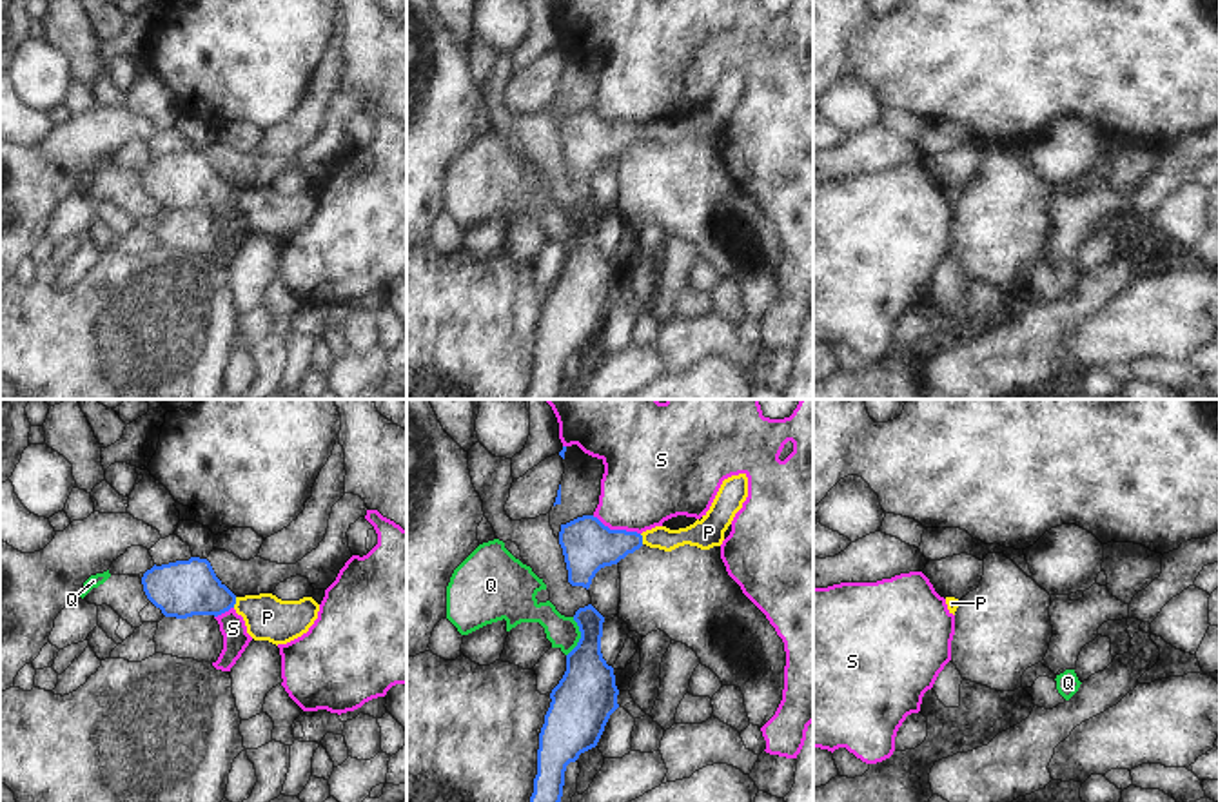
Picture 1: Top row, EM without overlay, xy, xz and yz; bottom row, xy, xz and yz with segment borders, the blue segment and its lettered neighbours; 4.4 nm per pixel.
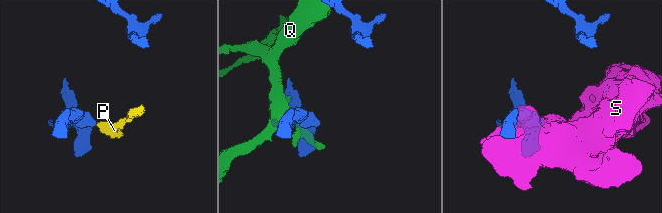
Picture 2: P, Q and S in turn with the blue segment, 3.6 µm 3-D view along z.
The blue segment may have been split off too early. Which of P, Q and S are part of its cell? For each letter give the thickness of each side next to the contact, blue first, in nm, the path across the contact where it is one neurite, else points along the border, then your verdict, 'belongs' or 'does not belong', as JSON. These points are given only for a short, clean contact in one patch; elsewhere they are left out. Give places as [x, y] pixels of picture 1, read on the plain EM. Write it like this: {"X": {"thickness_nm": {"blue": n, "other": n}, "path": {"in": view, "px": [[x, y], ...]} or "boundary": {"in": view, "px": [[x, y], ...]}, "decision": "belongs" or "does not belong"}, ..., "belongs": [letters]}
{"P": {"thickness_nm": {"blue": 260, "other": 200}, "path": {"in": "xy", "px": [[184, 182], [235, 196], [251, 200], [267, 211]]}, "decision": "belongs"}, "Q": {"thickness_nm": {"blue": 260, "other": 140}, "boundary": {"in": "xz", "px": [[574, 211], [579, 222], [579, 234], [567, 249]]}, "decision": "does not belong"}, "S": {"thickness_nm": {"blue": 220, "other": 380}, "decision": "does not belong"}, "belongs": ["P"]}

